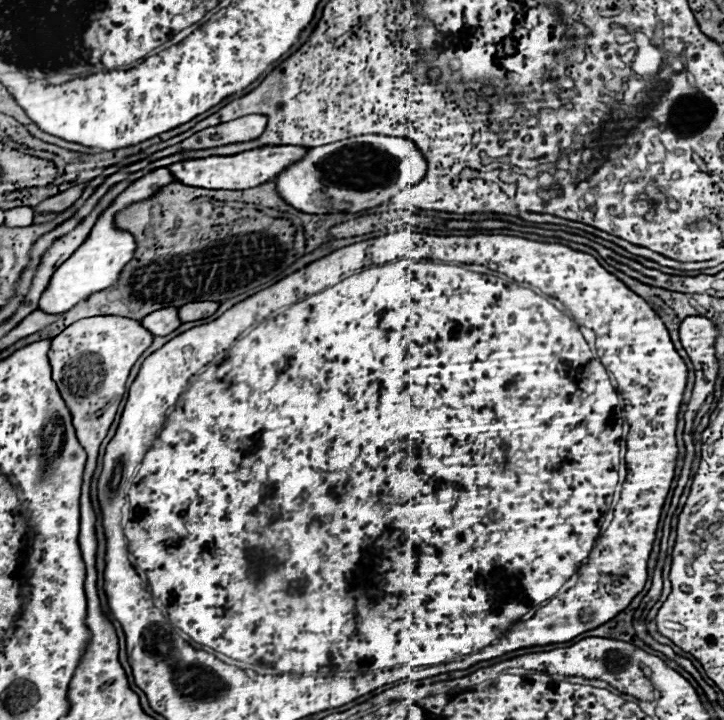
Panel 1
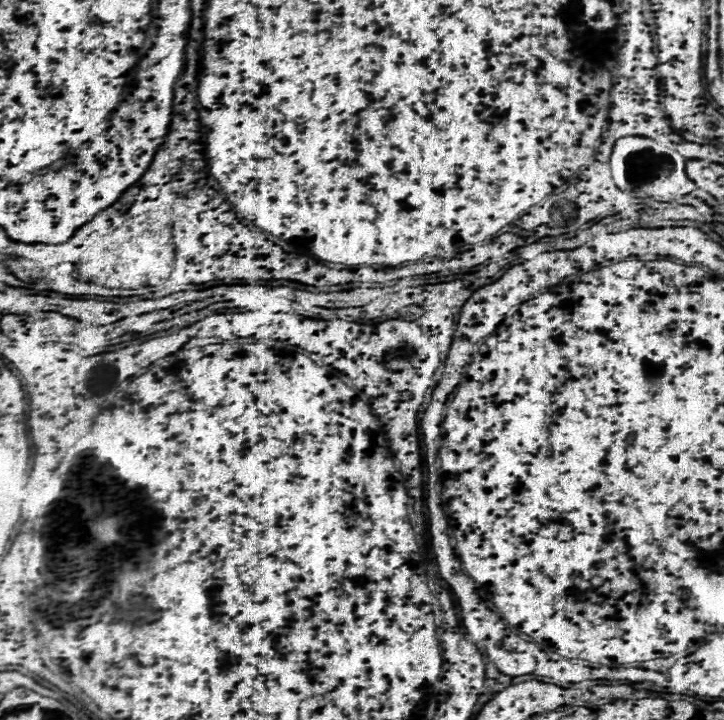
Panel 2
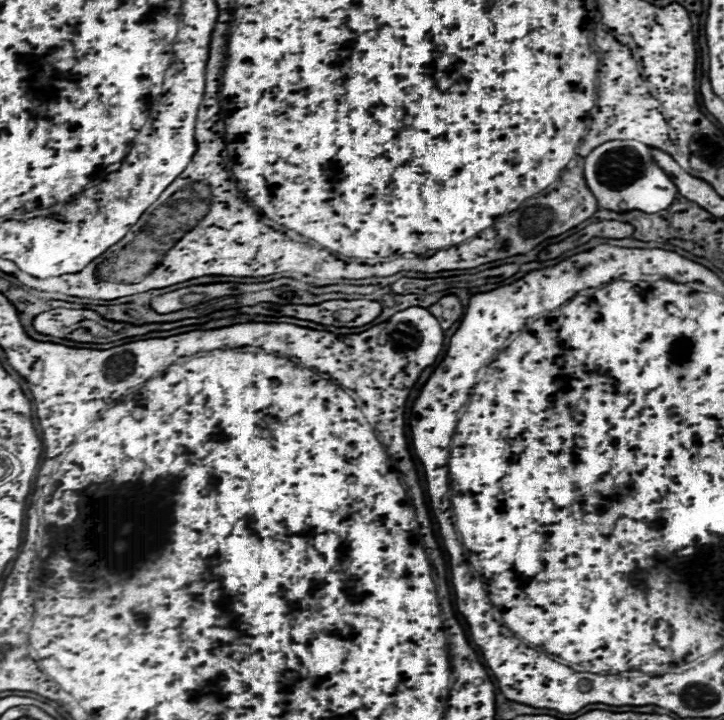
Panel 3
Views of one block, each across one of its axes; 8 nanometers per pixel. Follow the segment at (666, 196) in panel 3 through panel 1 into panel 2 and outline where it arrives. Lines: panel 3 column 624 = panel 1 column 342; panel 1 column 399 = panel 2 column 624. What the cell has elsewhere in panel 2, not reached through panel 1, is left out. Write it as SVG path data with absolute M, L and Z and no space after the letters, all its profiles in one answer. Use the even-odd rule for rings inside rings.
M624 136L618 138L610 154L610 172L618 190L634 198L652 198L660 196L666 200L682 198L690 194L696 186L684 174L684 158L670 148L664 148L656 140L644 136Z

